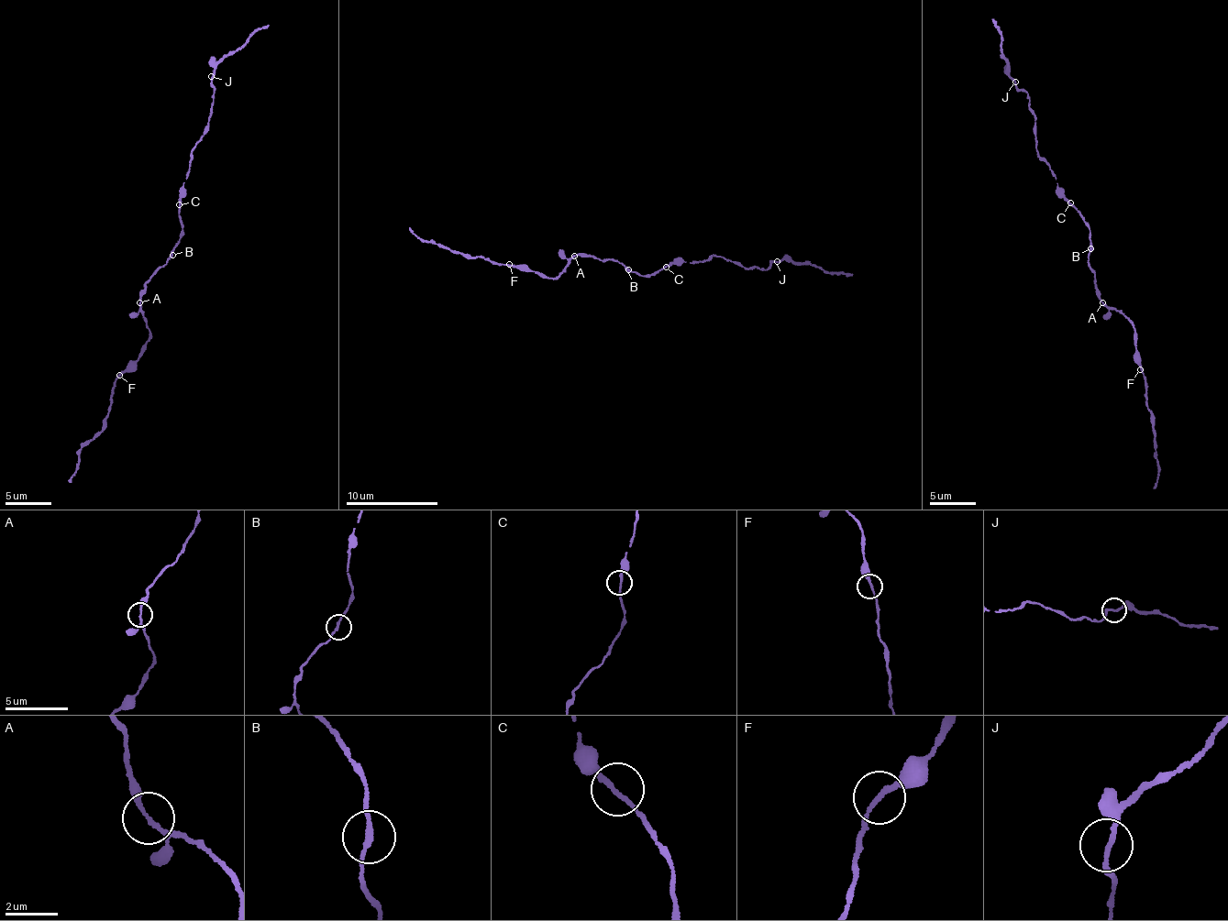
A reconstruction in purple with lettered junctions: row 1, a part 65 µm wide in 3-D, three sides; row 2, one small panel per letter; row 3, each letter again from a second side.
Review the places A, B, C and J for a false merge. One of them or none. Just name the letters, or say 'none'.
none

